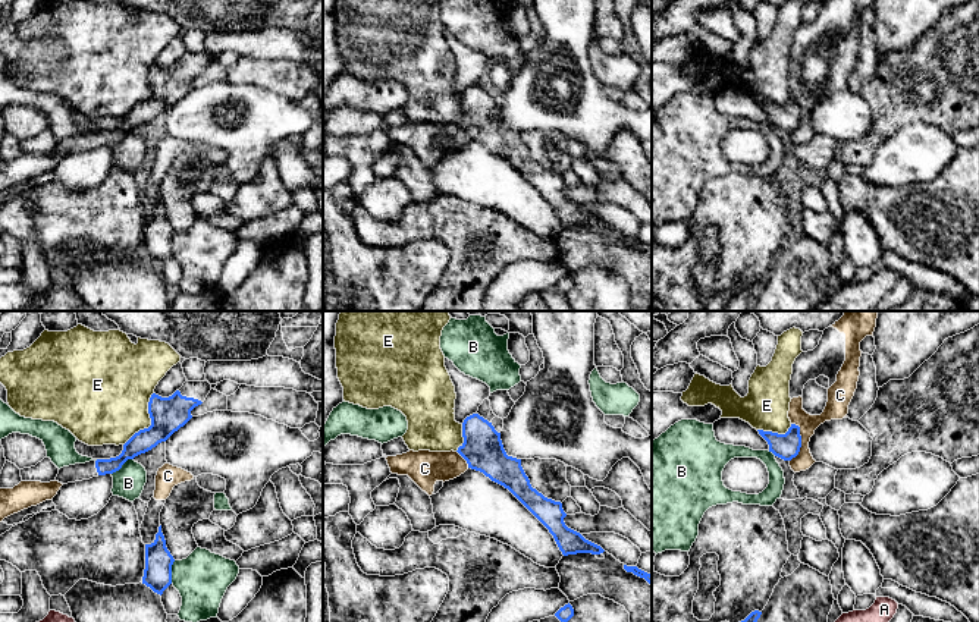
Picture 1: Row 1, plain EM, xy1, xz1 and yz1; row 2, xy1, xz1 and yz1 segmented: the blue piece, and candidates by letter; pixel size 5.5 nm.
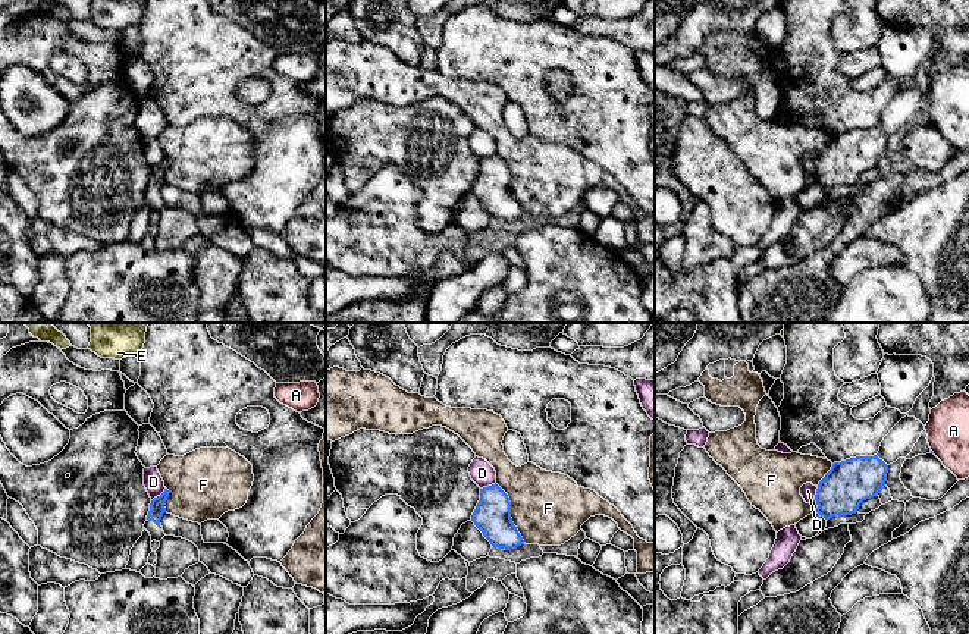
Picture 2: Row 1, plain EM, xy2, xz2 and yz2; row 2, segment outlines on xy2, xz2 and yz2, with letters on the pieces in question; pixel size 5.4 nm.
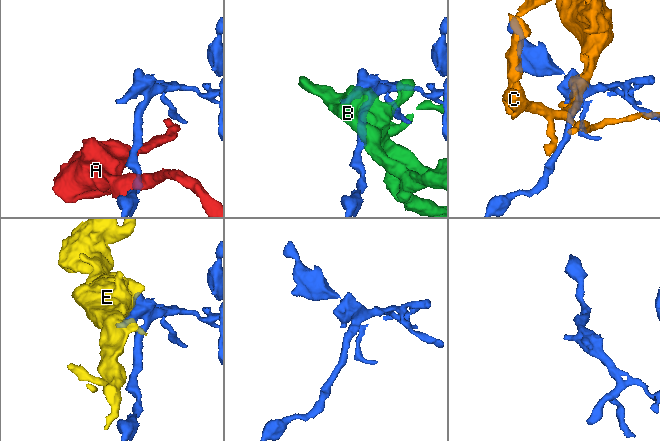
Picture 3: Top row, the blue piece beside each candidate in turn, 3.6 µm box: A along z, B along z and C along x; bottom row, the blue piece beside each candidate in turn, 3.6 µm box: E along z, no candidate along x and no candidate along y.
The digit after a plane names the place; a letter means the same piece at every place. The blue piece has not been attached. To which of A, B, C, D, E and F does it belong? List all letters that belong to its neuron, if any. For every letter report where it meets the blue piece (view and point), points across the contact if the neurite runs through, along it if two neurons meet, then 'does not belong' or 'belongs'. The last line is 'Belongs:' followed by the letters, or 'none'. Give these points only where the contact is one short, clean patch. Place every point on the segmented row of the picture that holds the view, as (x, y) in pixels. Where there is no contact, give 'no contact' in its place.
A: no contact; does not belong
B: meets blue in xy1 at (122, 464); does not belong
C: meets blue in yz1 at (800, 442); does not belong
D: meets blue in xy2 at (160, 495); border along xy2 (165, 487), (151, 501); does not belong
E: meets blue in xy1 at (151, 421); does not belong
F: meets blue in xz2 at (510, 512); border along xz2 (495, 483), (507, 495), (511, 521), (524, 542); does not belong
Belongs: none

